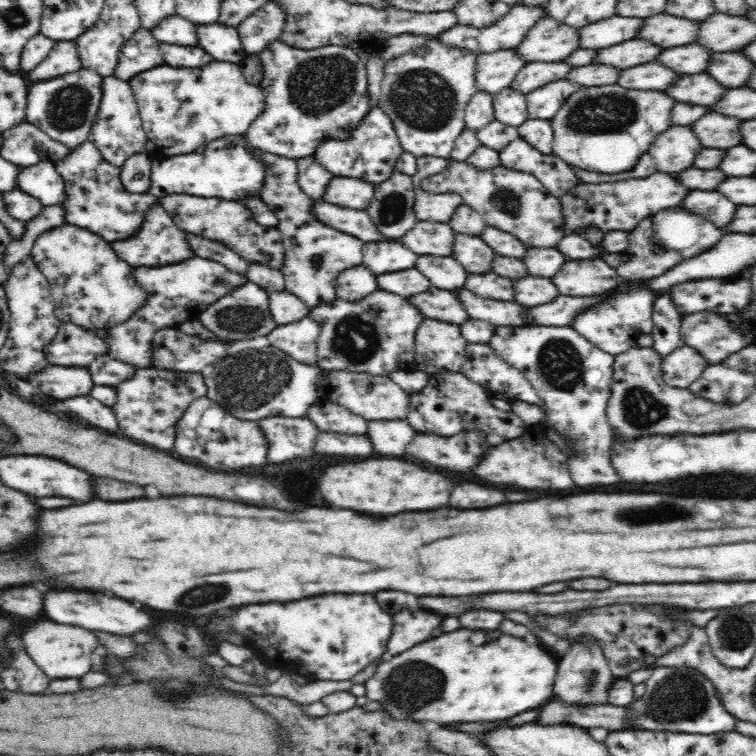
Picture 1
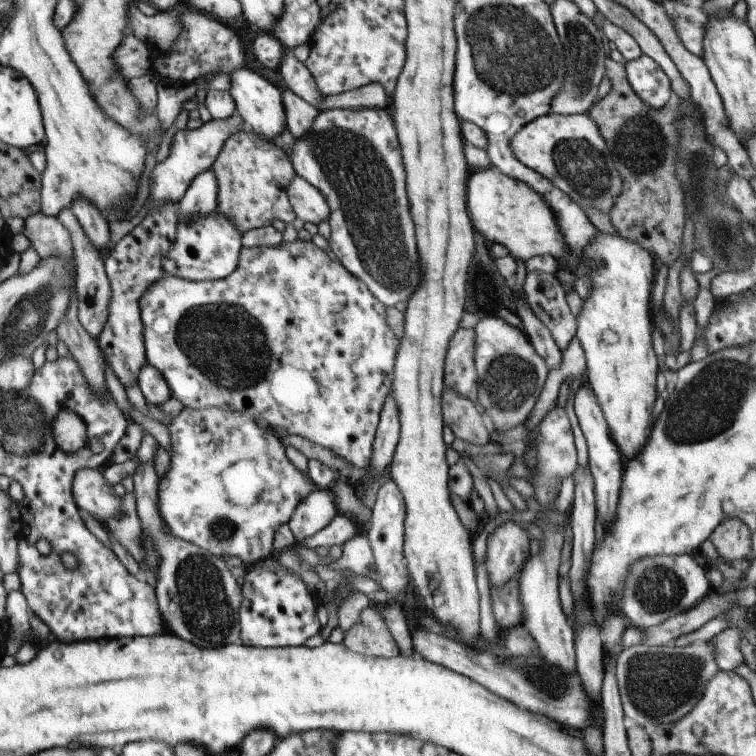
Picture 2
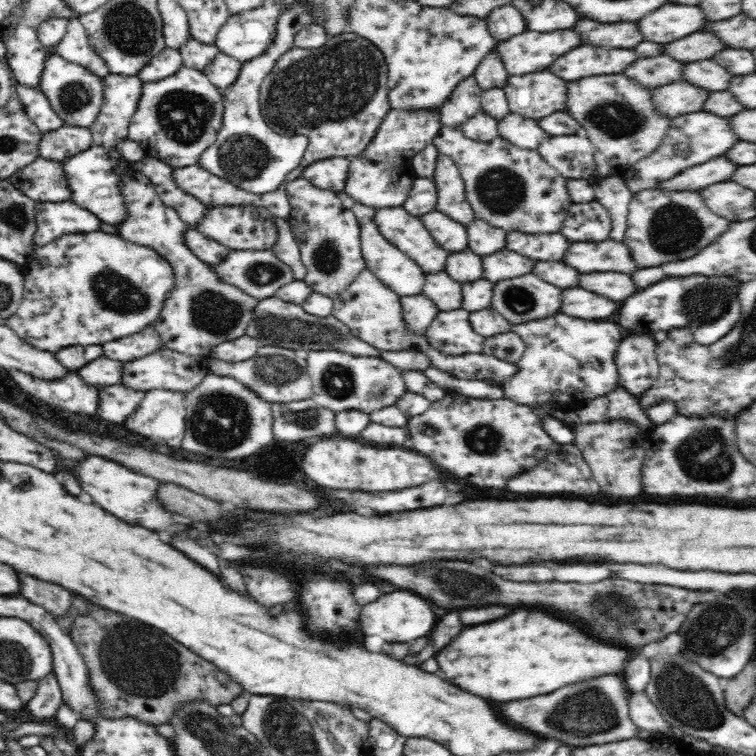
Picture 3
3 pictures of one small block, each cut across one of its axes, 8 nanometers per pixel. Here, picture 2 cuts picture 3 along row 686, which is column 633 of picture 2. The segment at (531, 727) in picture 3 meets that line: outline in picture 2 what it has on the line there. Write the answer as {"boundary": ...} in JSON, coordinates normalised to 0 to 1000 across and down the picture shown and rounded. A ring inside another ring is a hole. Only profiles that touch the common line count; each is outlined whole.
{"boundary":[[[902,733],[902,735],[854,735],[854,738],[847,738],[844,743],[839,743],[833,749],[833,757],[825,767],[825,786],[823,786],[821,807],[824,813],[833,820],[835,829],[845,829],[847,832],[862,831],[865,827],[870,827],[884,817],[897,815],[918,802],[923,802],[937,786],[943,782],[940,772],[934,765],[931,751],[918,743],[915,735],[910,733]]]}

